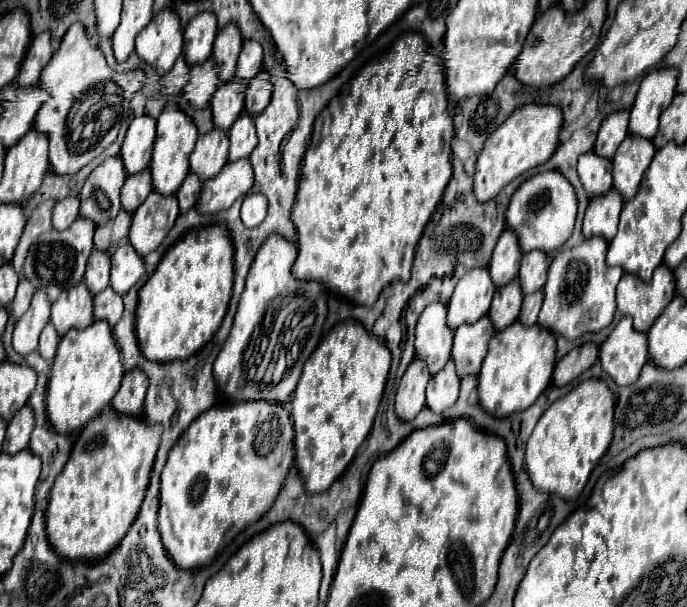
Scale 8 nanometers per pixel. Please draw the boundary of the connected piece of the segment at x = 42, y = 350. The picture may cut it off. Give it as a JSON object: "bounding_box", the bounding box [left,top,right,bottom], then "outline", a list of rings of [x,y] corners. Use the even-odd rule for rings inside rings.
{"bounding_box":[38,323,58,361],"outline":[[[48,323],[40,335],[40,347],[38,347],[38,353],[46,359],[46,361],[52,361],[54,355],[56,355],[56,349],[58,349],[58,333],[56,329],[52,327],[52,323]]]}

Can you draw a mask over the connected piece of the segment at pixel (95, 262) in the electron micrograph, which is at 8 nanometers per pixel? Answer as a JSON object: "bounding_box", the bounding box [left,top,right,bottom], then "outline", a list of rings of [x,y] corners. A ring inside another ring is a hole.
{"bounding_box":[84,249,110,295],"outline":[[[94,249],[88,265],[86,265],[86,273],[84,273],[84,283],[88,287],[88,291],[92,291],[92,295],[104,291],[104,287],[108,287],[110,283],[110,257],[106,251],[98,251]]]}

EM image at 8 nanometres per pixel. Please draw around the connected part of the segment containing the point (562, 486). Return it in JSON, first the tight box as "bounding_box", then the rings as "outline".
{"bounding_box":[524,379,614,501],"outline":[[[600,379],[582,381],[544,411],[528,439],[524,459],[536,491],[554,493],[568,501],[574,501],[582,493],[592,469],[612,441],[612,411],[614,395]]]}

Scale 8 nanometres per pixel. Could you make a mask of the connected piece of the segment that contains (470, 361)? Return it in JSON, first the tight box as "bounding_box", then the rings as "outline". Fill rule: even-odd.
{"bounding_box":[452,315,496,377],"outline":[[[486,315],[476,323],[464,323],[458,329],[454,329],[452,359],[456,363],[456,373],[460,377],[480,373],[484,355],[488,351],[488,341],[494,333],[496,331]]]}

